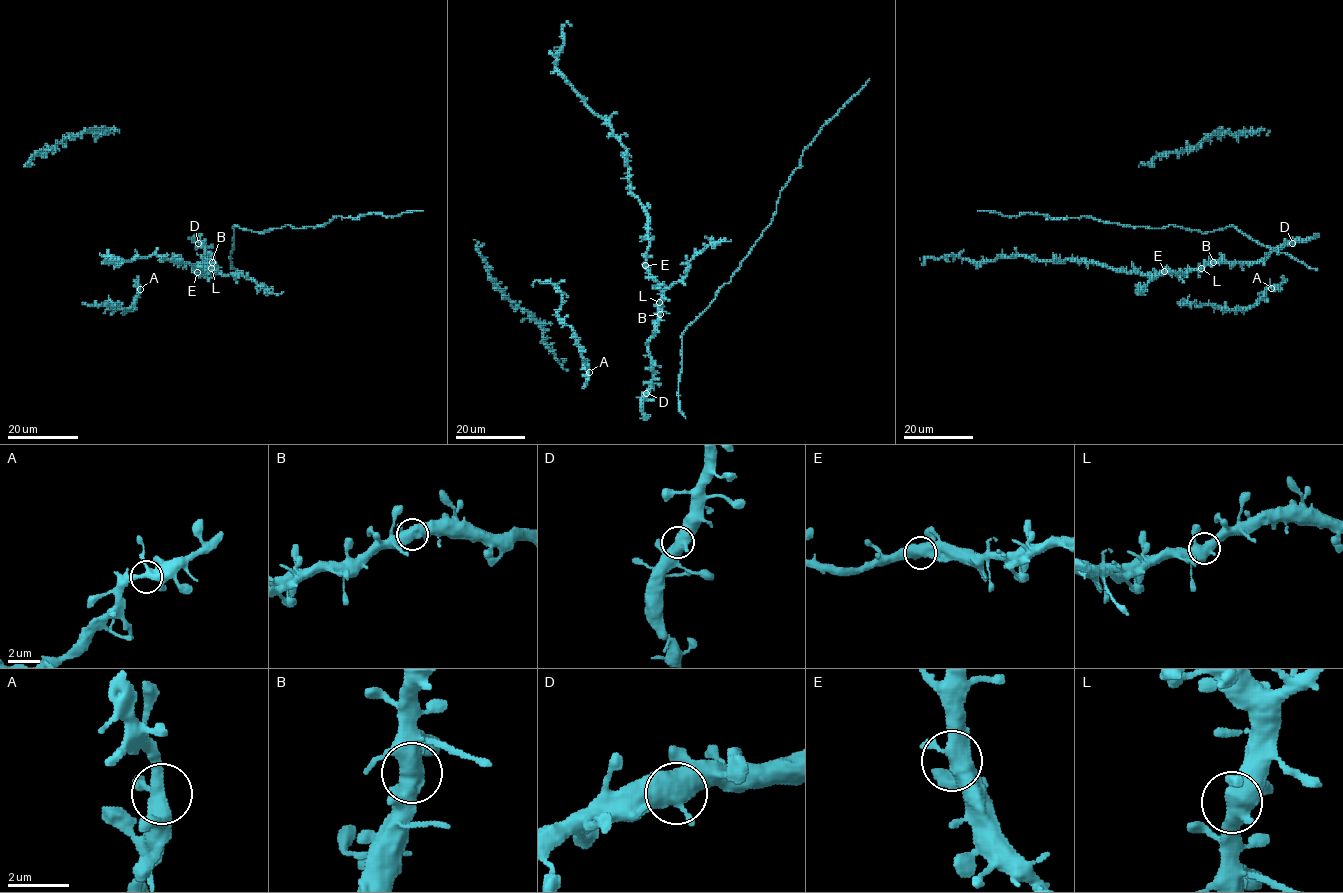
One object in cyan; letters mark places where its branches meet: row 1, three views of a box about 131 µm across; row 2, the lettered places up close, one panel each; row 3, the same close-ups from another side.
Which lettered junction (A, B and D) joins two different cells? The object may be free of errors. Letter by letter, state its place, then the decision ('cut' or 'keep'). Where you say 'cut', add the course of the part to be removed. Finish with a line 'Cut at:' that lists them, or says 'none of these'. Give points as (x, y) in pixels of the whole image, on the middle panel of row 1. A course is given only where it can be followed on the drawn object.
A: place (589, 372); keep
B: place (660, 314); keep
D: place (646, 393); keep
Cut at: none of these

